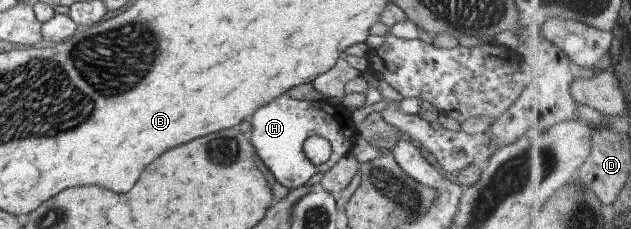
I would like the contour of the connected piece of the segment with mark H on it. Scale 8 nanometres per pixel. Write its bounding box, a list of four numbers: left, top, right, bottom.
[248,94,360,189]

